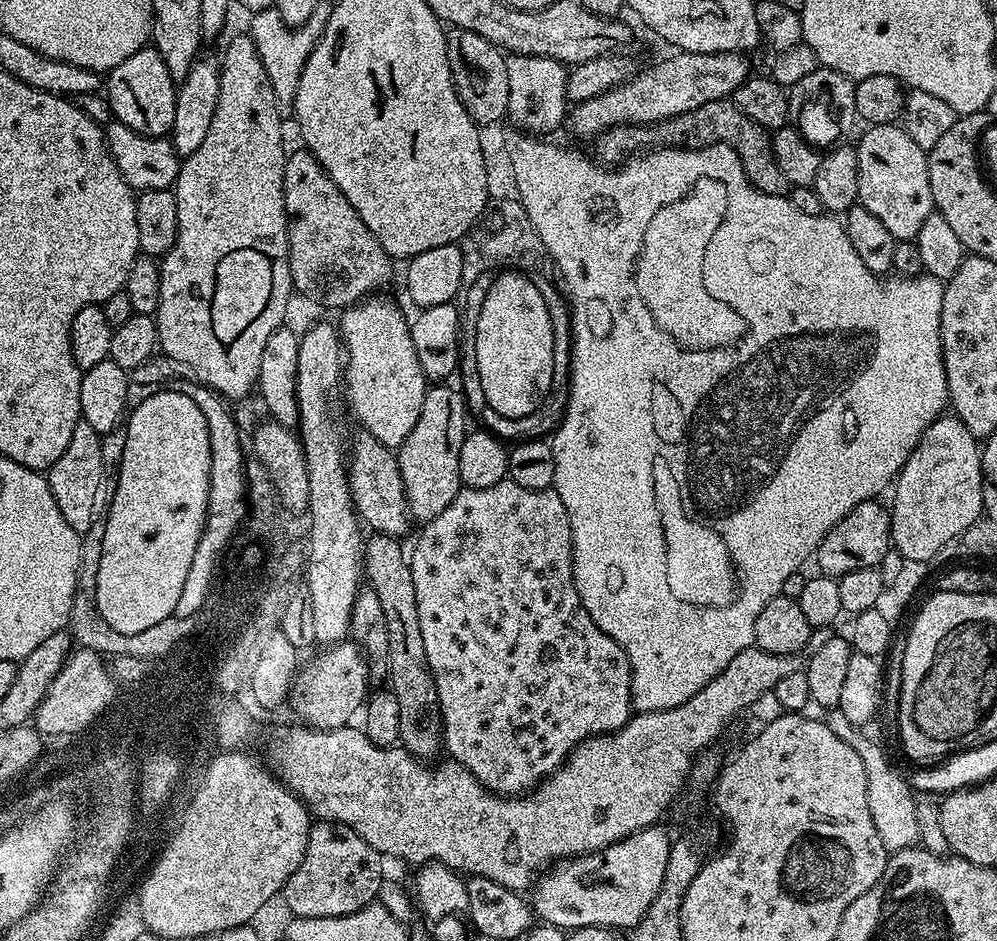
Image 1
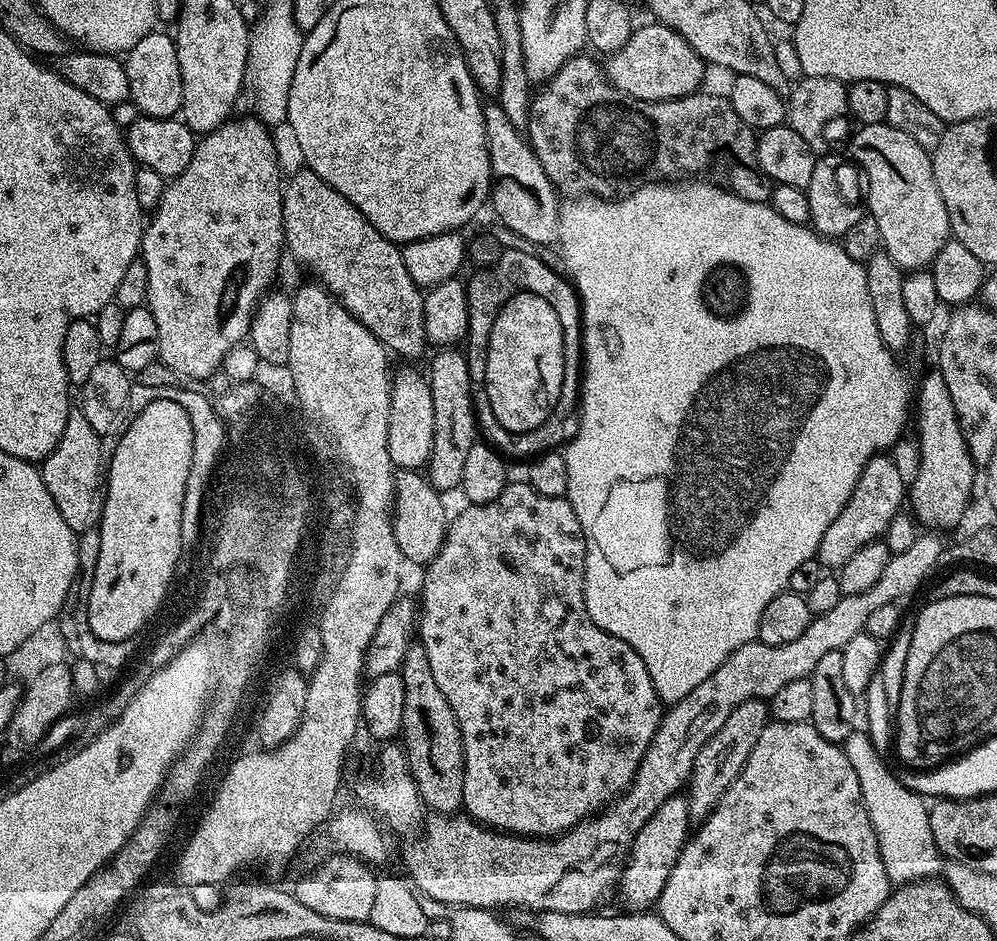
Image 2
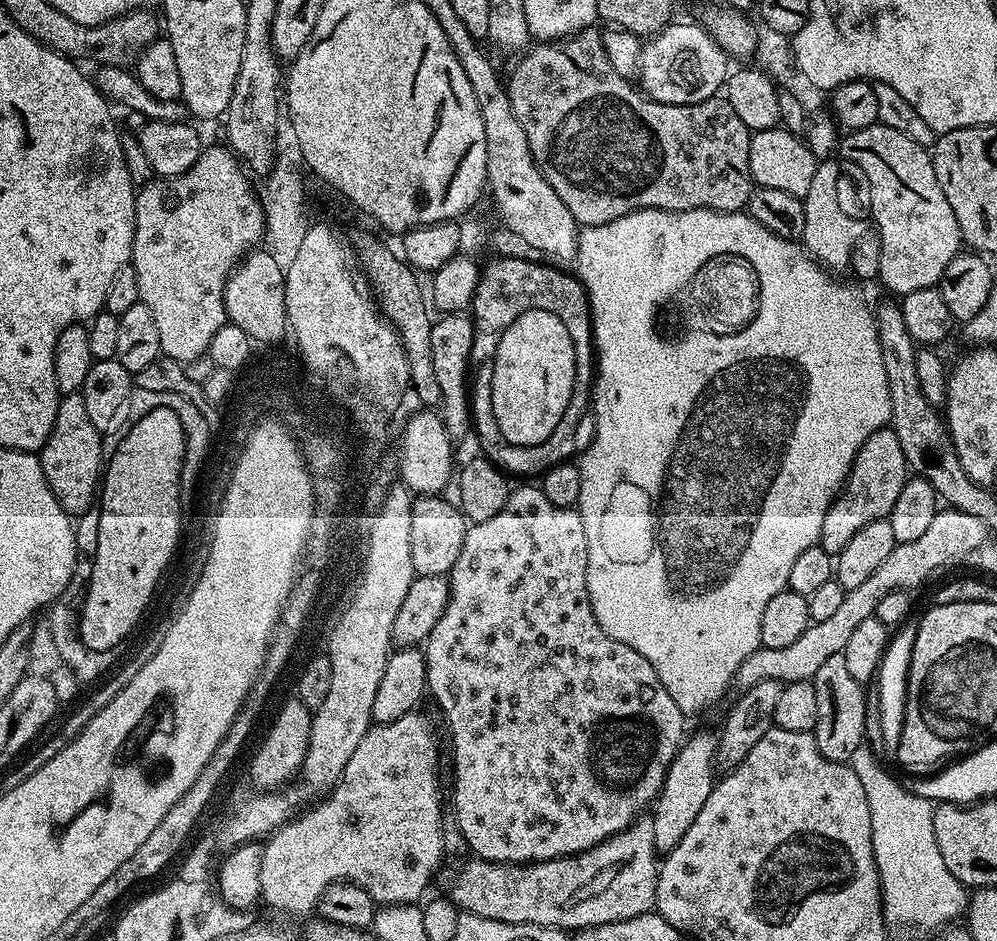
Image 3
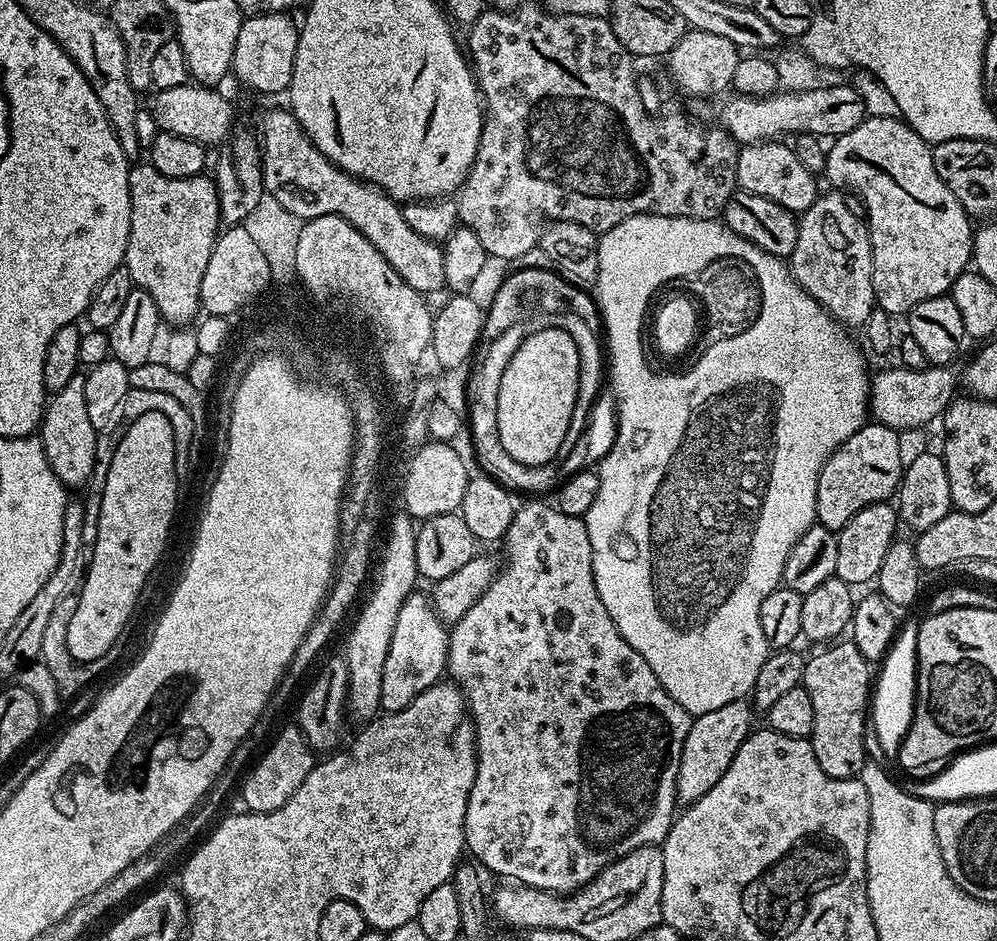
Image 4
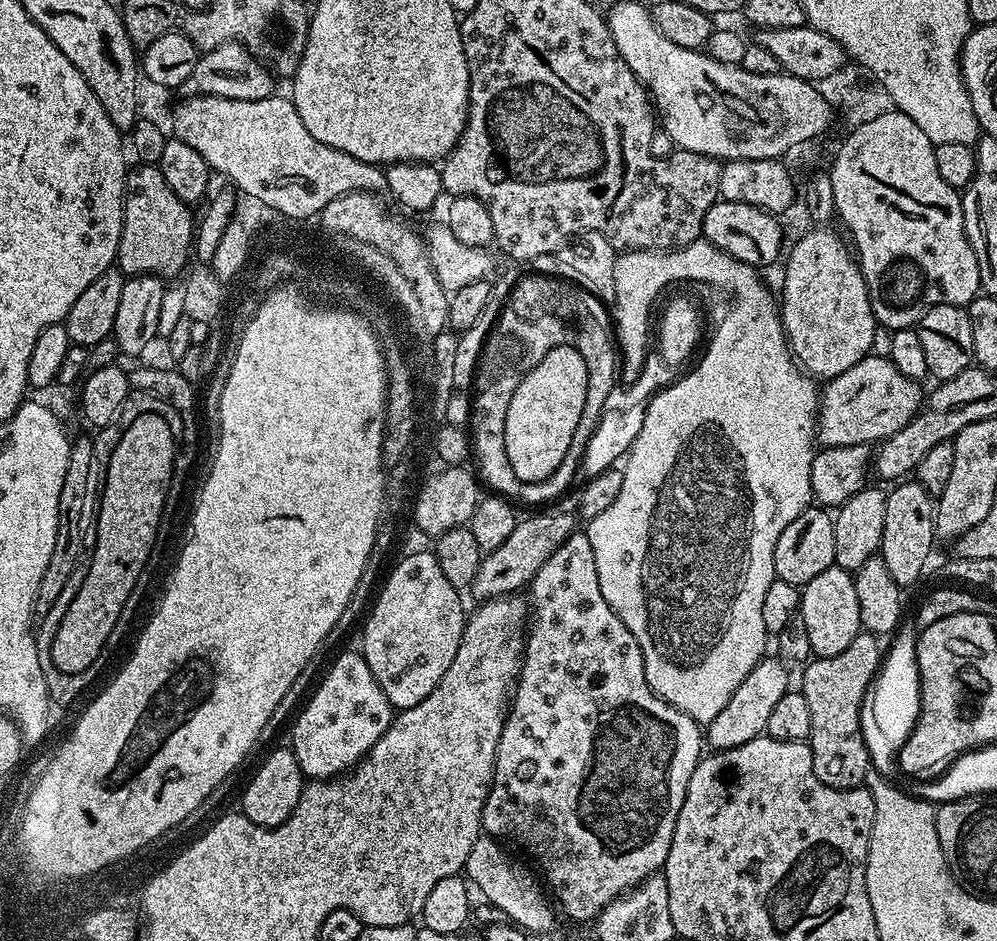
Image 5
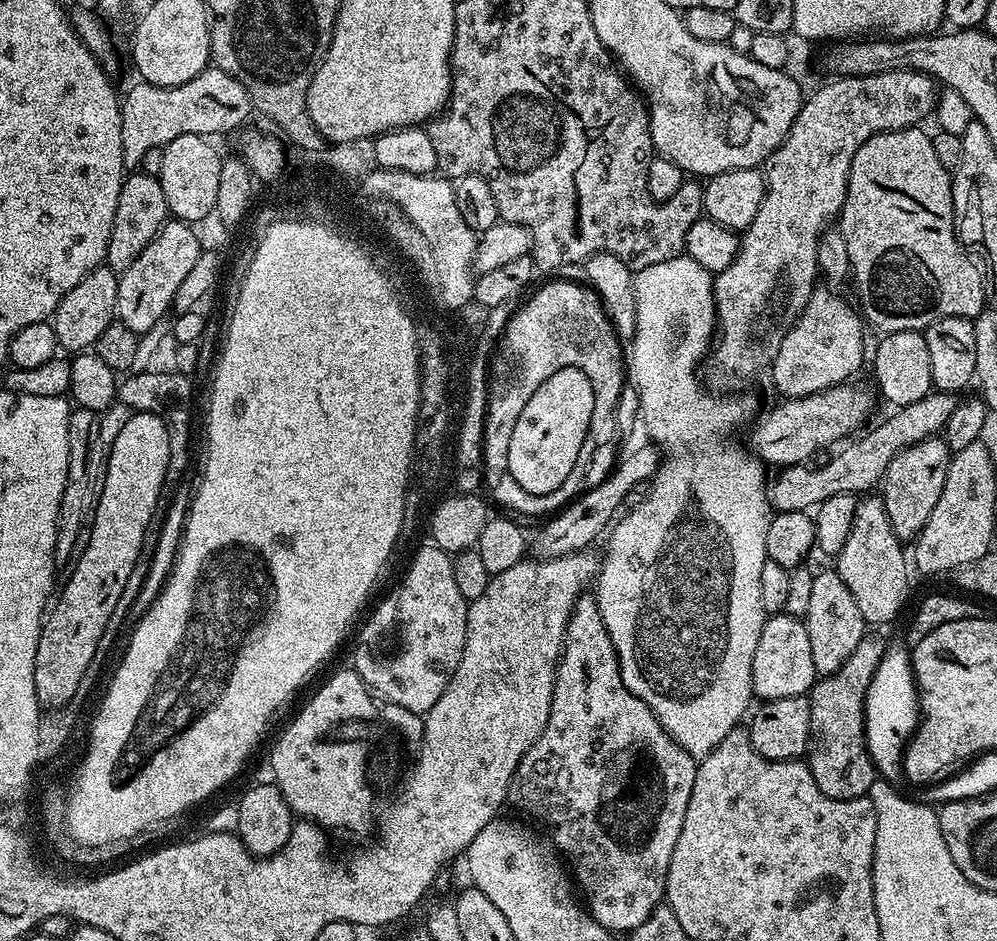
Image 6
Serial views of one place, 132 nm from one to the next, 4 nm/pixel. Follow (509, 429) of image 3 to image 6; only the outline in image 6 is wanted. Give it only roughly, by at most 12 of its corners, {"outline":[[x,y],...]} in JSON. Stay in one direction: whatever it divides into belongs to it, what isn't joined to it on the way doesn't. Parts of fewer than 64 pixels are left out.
{"outline":[[581,368],[520,405],[508,475],[530,494],[562,486],[594,414]]}

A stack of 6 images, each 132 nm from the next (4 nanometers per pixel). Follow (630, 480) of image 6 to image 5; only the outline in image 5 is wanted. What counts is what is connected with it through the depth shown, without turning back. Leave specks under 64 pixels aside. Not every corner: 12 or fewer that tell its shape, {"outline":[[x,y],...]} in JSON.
{"outline":[[568,512],[517,519],[474,574],[476,602],[527,589],[577,527]]}

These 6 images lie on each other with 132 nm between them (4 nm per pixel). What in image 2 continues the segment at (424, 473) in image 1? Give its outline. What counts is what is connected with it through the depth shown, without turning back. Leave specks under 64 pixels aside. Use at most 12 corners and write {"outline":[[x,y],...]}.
{"outline":[[440,350],[428,376],[434,442],[426,475],[459,489],[478,443],[465,353]]}

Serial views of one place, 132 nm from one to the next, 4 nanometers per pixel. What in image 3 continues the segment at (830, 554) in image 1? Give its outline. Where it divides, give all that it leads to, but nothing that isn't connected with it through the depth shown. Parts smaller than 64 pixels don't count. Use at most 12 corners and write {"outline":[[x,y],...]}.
{"outline":[[892,427],[870,434],[822,518],[835,558],[891,514],[910,469]]}

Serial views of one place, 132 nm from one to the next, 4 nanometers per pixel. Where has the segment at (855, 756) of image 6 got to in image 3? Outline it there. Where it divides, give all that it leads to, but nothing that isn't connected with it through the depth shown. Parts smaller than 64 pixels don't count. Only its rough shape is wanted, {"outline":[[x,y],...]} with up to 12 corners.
{"outline":[[843,652],[826,658],[815,737],[843,764],[865,743],[870,704]]}

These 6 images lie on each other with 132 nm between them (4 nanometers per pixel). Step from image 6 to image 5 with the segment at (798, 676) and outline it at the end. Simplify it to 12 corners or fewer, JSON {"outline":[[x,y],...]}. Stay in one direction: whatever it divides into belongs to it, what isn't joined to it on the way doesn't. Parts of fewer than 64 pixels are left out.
{"outline":[[765,658],[706,725],[727,750],[761,735],[790,690],[783,660]]}

